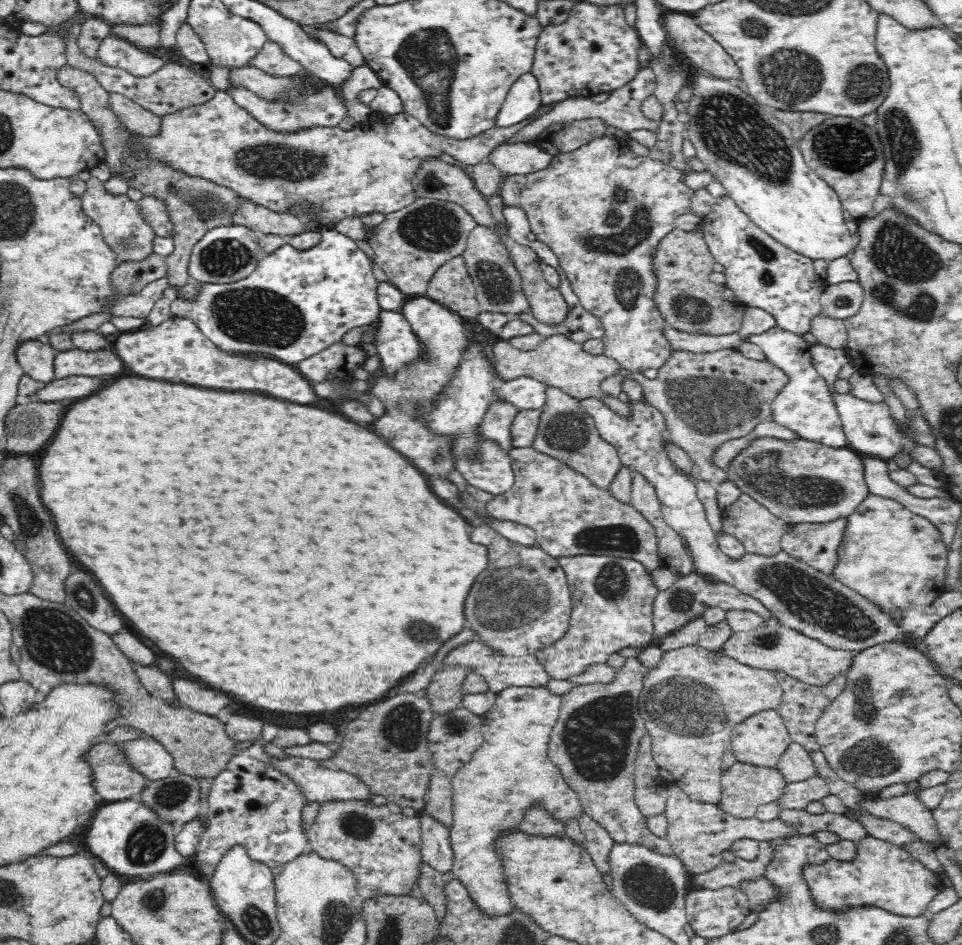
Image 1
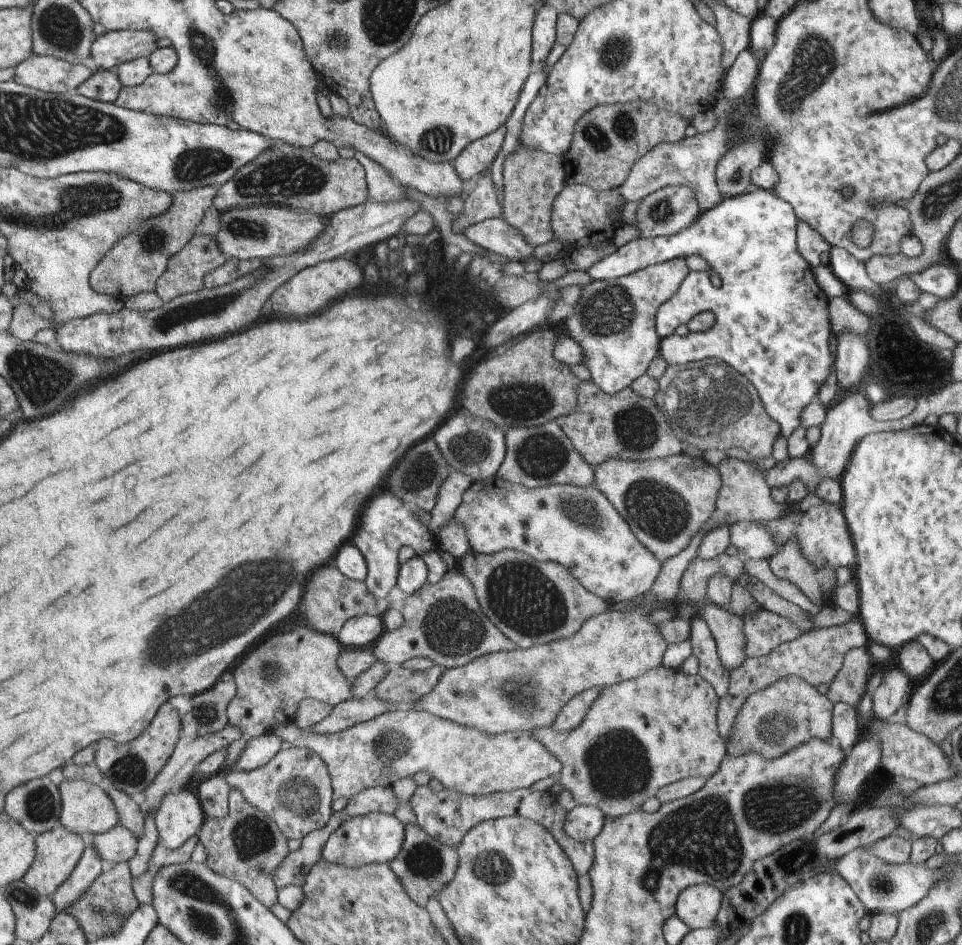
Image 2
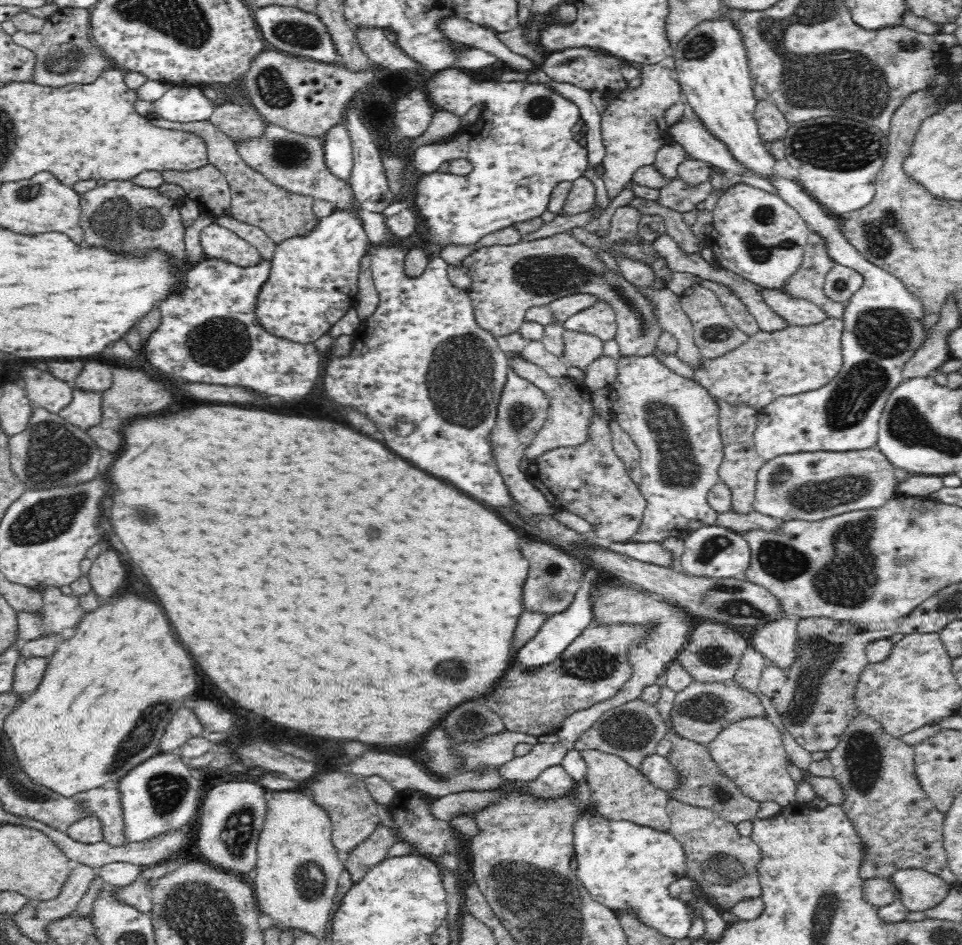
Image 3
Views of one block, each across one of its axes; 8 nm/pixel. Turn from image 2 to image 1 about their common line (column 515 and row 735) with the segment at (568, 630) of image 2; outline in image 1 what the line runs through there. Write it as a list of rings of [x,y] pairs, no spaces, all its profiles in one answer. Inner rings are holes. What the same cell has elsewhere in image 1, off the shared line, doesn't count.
[[[637,656],[624,658],[622,666],[615,668],[610,682],[573,685],[562,697],[558,722],[550,734],[549,757],[562,773],[566,784],[576,791],[586,815],[604,827],[614,843],[639,844],[652,851],[672,856],[671,844],[666,838],[656,837],[647,825],[647,818],[635,803],[635,761],[642,738],[648,734],[645,720],[639,714],[639,698],[645,679],[646,666]]]

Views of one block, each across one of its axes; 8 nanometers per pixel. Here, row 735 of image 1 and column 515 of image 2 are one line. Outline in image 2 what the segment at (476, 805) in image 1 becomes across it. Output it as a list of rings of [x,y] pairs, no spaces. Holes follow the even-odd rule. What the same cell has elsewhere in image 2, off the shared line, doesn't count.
[[[497,476],[472,481],[462,494],[461,504],[452,516],[467,532],[467,542],[477,553],[491,554],[503,549],[523,552],[539,561],[557,562],[565,566],[575,580],[609,606],[644,594],[651,588],[661,570],[661,562],[631,534],[621,514],[592,483],[585,488],[571,484],[549,484],[537,488],[507,482]]]

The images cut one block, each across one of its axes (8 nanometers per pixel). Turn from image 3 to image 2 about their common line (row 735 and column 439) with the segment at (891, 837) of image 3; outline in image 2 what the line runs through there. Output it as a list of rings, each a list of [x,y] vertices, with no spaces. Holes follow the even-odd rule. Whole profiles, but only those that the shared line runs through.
[[[416,824],[404,826],[404,839],[397,856],[388,862],[389,868],[397,876],[403,892],[419,907],[425,908],[430,897],[435,896],[443,886],[455,876],[458,858],[455,847],[445,846],[431,838]]]

